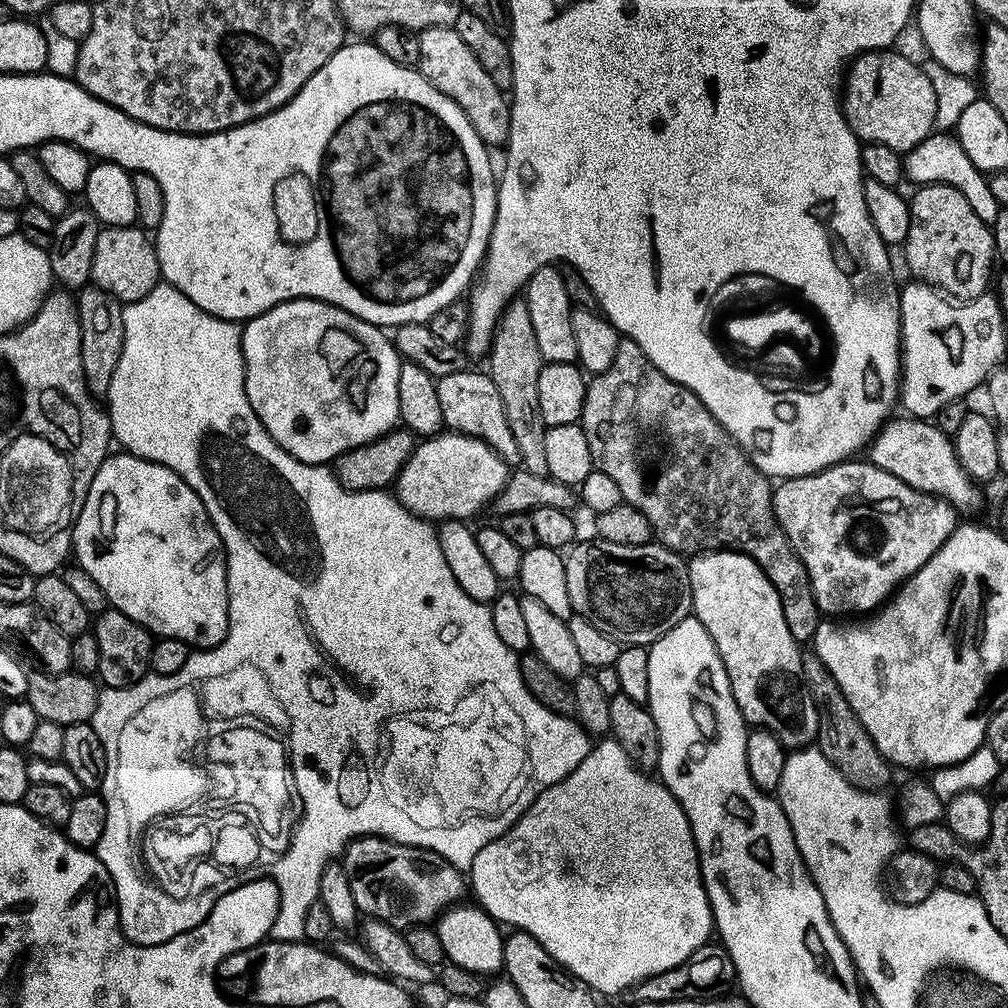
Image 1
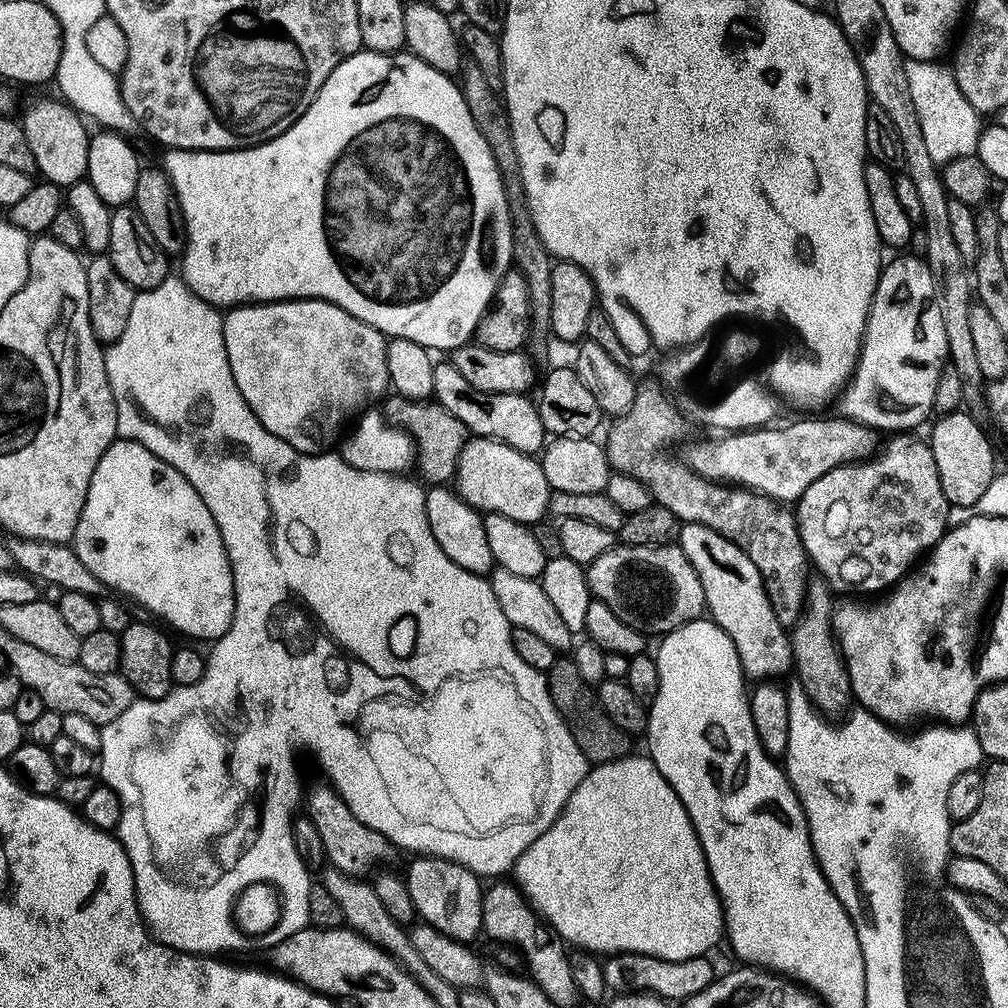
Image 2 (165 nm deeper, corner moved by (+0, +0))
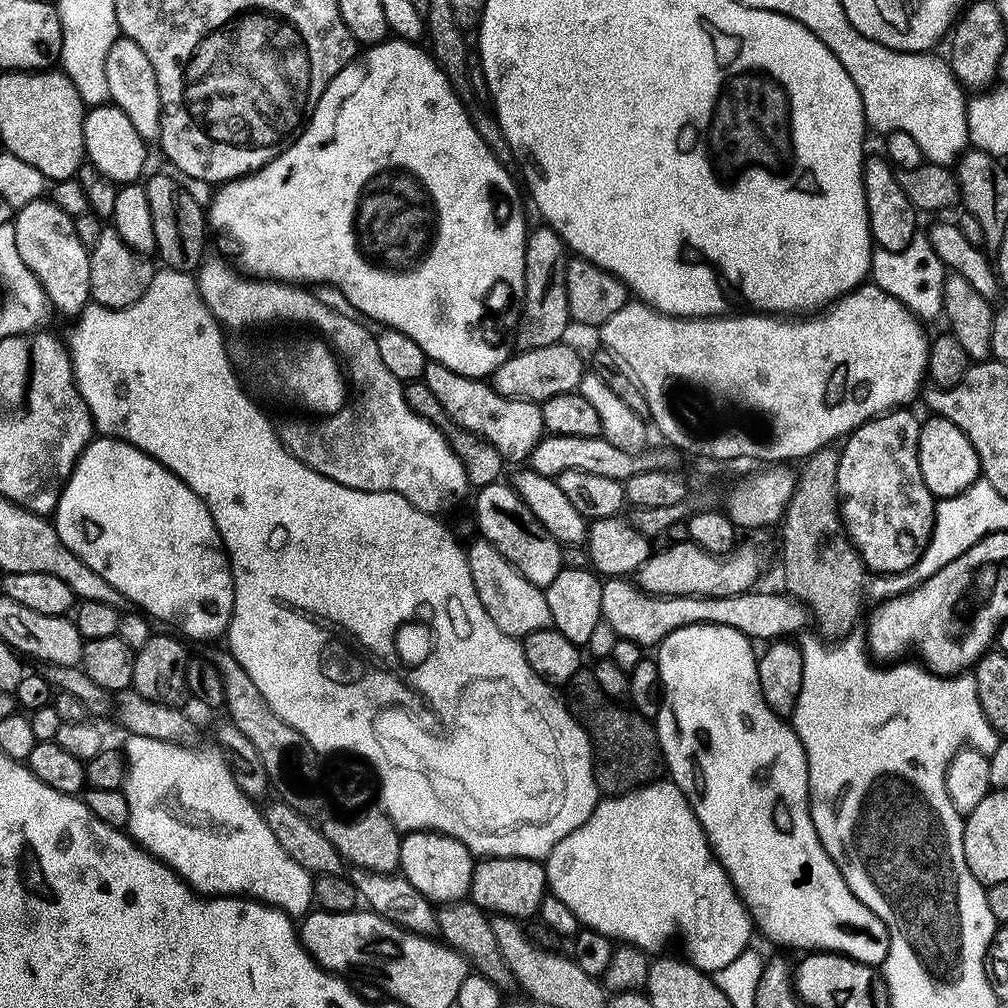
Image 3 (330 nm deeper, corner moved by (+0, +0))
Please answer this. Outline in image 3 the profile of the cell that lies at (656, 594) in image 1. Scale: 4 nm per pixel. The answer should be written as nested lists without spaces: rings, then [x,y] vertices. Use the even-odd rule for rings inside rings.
[[[681,542],[669,544],[668,547],[653,551],[648,560],[634,574],[635,583],[644,592],[652,596],[709,596],[710,598],[726,598],[734,594],[755,589],[756,579],[764,568],[764,552],[756,544],[737,543],[732,551],[723,555],[702,550],[697,544]]]

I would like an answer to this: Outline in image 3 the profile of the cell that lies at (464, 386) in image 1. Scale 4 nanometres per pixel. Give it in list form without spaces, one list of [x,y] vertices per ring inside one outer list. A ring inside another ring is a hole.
[[[435,362],[428,363],[422,378],[426,386],[430,386],[434,398],[442,402],[442,410],[446,410],[446,414],[450,414],[458,426],[486,438],[486,442],[490,442],[490,446],[494,446],[494,450],[498,450],[498,454],[502,454],[509,465],[519,460],[527,461],[534,446],[538,446],[538,442],[546,435],[541,405],[518,398],[506,398],[495,392],[487,379],[463,376]]]

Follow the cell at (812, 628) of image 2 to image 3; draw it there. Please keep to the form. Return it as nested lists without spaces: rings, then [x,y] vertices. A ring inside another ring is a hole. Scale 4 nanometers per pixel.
[[[835,447],[819,448],[799,465],[796,489],[784,511],[784,584],[787,595],[800,601],[808,609],[811,619],[816,620],[819,635],[824,638],[843,638],[853,631],[856,619],[864,608],[866,596],[866,569],[856,547],[848,538],[840,520],[840,501],[836,498],[839,451]]]

